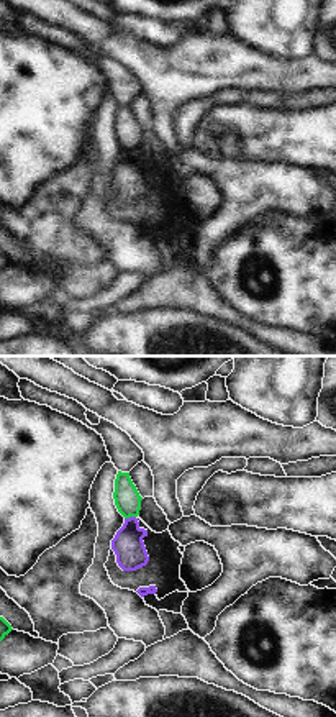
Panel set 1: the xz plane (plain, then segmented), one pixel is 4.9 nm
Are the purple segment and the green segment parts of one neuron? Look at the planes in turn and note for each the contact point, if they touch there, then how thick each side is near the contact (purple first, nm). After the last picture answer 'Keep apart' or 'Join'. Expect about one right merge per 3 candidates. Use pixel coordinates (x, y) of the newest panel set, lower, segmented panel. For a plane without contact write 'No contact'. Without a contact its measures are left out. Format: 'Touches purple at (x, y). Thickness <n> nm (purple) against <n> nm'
Touches purple at (130, 517). Thickness 150 nm (purple) against 130 nm

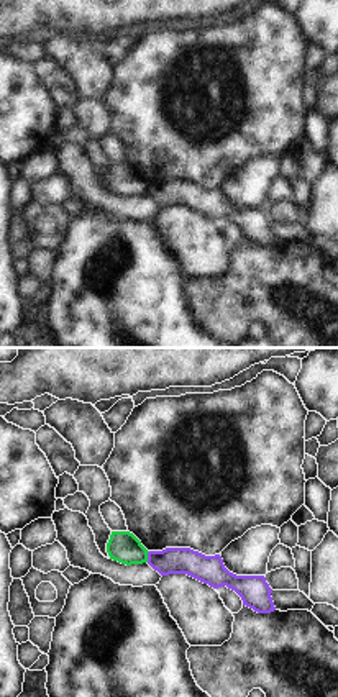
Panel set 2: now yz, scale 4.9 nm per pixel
Touches purple at (148, 556). Thickness 130 nm (purple) against 160 nm

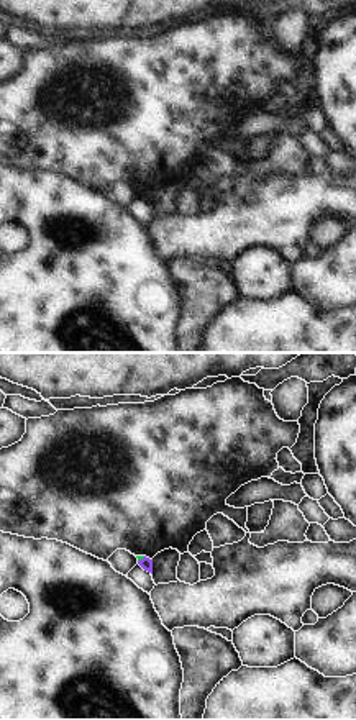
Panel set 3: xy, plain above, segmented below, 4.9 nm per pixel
Touches purple at (143, 558). Thickness 60 nm (purple) against 20 nm

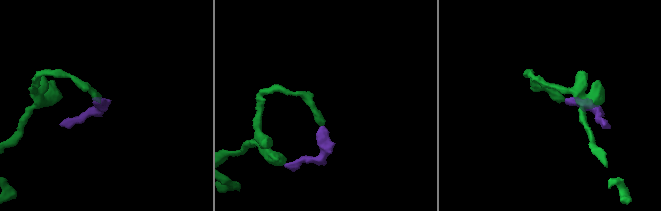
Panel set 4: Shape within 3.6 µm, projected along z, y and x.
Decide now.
Keep apart

